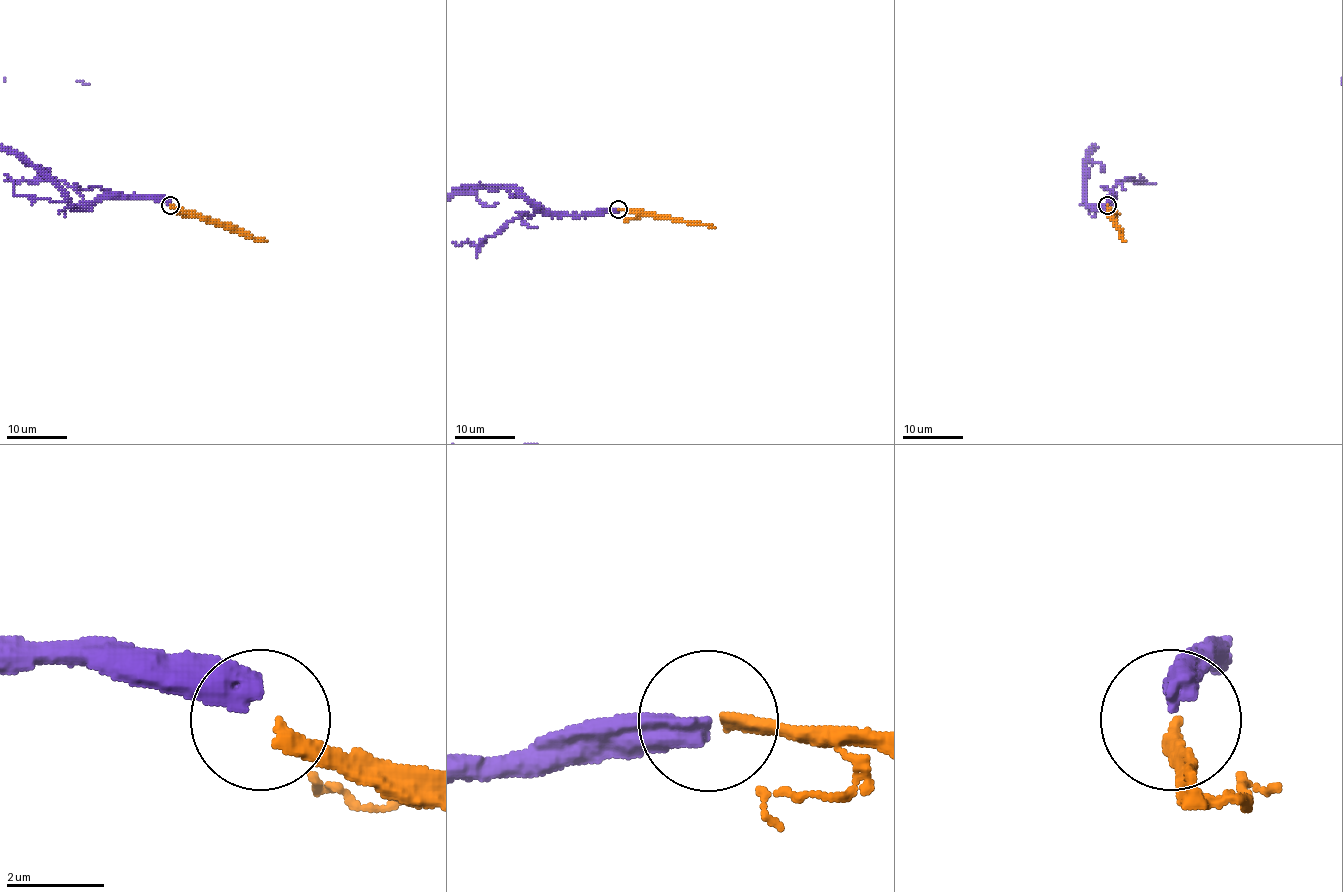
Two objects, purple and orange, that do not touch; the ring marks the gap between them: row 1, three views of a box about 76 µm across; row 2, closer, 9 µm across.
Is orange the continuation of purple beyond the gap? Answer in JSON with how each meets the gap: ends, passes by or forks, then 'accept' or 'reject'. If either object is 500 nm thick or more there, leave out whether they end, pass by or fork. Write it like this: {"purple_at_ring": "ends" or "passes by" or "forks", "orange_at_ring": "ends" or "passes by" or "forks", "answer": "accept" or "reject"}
{"answer": "reject"}

